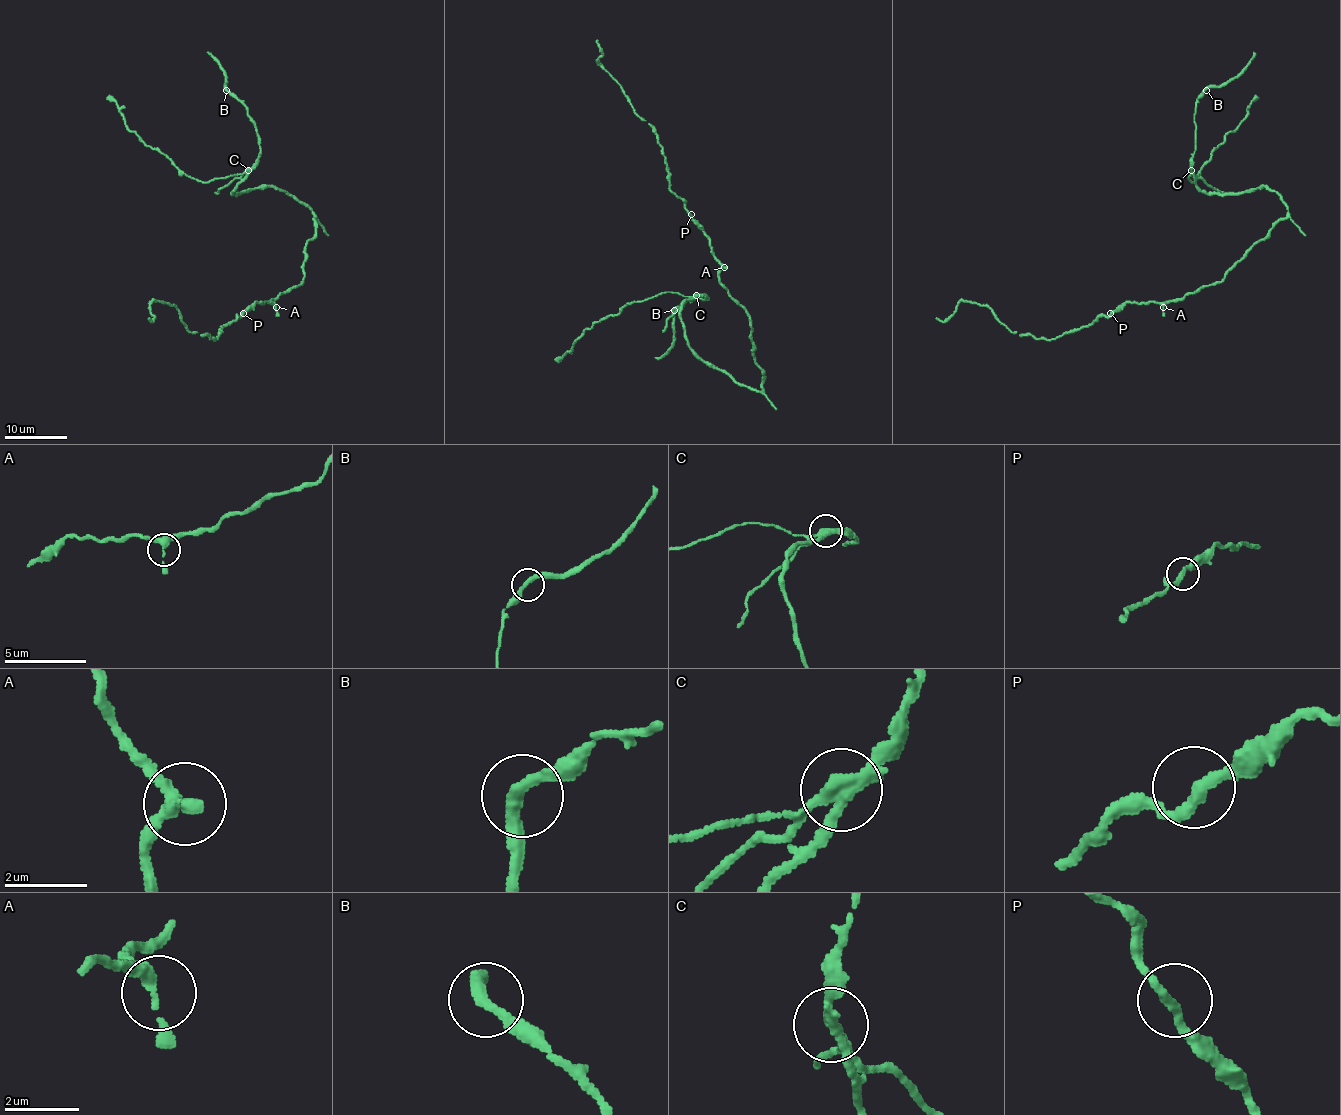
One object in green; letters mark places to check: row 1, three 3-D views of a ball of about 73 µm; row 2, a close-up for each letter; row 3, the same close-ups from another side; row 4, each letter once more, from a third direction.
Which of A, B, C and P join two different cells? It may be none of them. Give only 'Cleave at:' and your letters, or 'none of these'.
Cleave at: C

